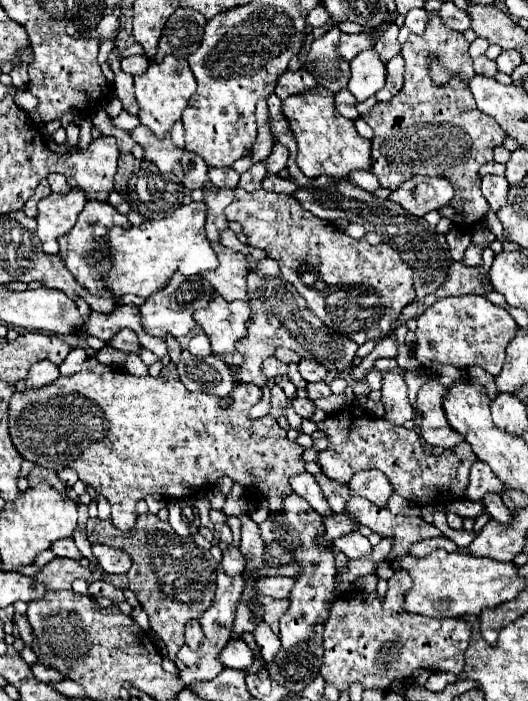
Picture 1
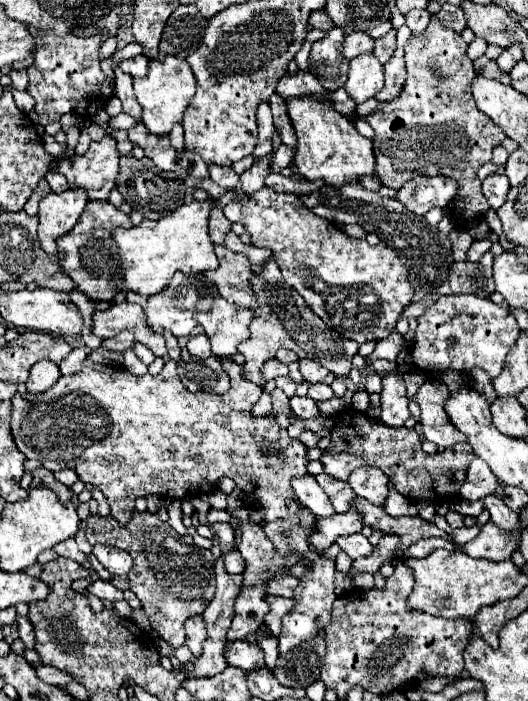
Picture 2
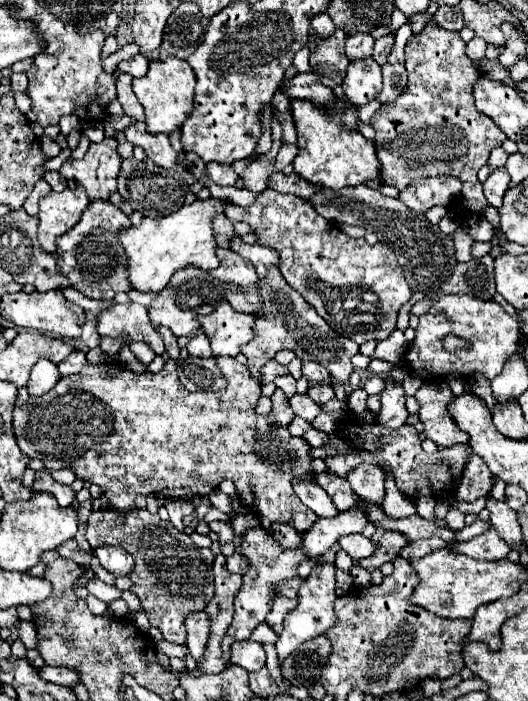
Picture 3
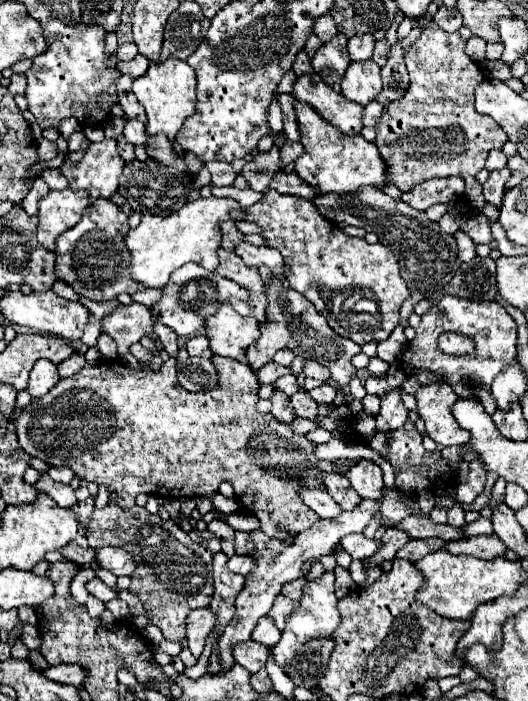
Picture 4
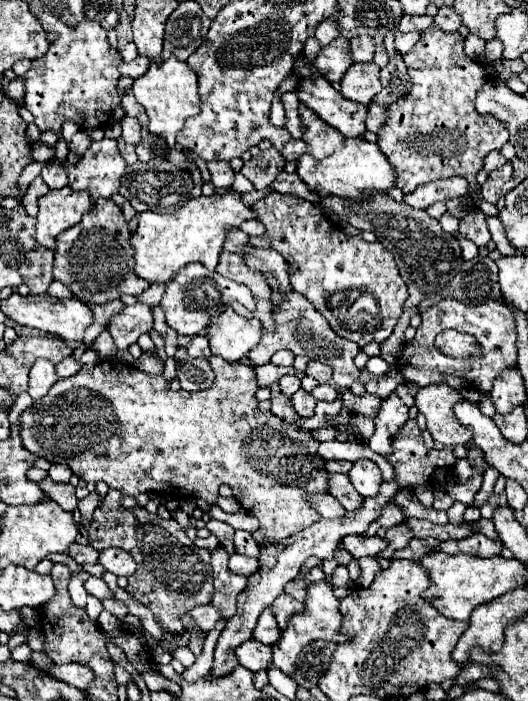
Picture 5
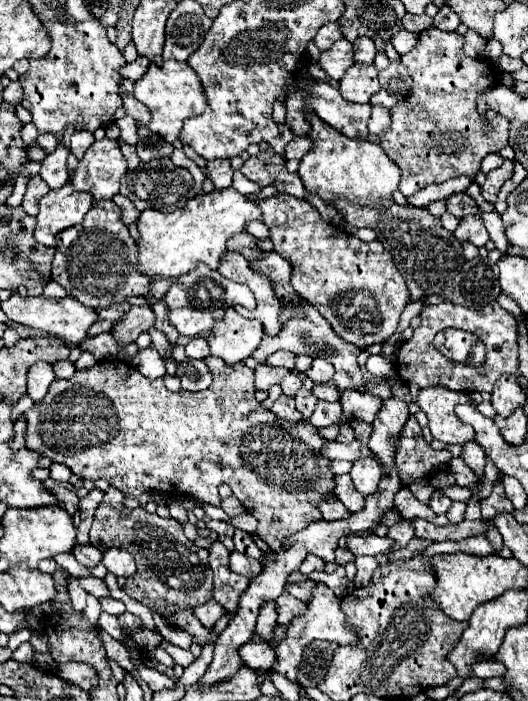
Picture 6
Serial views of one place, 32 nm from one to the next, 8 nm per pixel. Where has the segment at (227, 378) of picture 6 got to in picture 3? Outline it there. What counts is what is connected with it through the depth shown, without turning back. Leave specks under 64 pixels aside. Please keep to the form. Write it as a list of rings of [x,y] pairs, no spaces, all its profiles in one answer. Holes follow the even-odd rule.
[[[216,358],[216,362],[220,364],[220,370],[224,372],[226,380],[228,380],[228,388],[224,392],[188,392],[180,380],[178,380],[177,374],[177,362],[176,360],[166,360],[164,368],[158,372],[158,374],[152,374],[152,372],[146,372],[146,374],[134,374],[132,370],[128,370],[124,364],[120,362],[104,362],[104,364],[90,364],[86,362],[82,372],[80,374],[74,374],[74,376],[66,376],[66,378],[60,378],[58,384],[42,394],[42,396],[30,396],[28,402],[20,402],[16,398],[14,402],[14,418],[12,418],[12,426],[14,426],[14,436],[16,436],[16,442],[20,446],[20,450],[28,456],[28,458],[40,458],[44,462],[44,466],[48,470],[60,470],[60,468],[72,468],[76,472],[76,476],[84,482],[90,482],[90,484],[96,484],[102,488],[102,492],[106,494],[108,502],[110,502],[110,508],[118,510],[118,512],[128,512],[134,508],[134,498],[138,494],[162,494],[162,496],[170,496],[170,498],[192,498],[196,494],[210,494],[224,478],[230,478],[234,484],[236,484],[236,490],[240,494],[240,500],[246,508],[250,508],[252,512],[256,512],[260,516],[260,526],[262,528],[268,528],[270,524],[274,522],[290,522],[294,528],[298,530],[308,530],[312,528],[312,524],[316,522],[316,514],[306,508],[298,496],[294,494],[294,486],[292,482],[294,480],[306,480],[306,478],[314,478],[312,472],[308,472],[308,462],[312,462],[312,458],[308,456],[310,452],[310,446],[306,444],[306,440],[302,438],[292,438],[288,434],[288,428],[282,428],[282,426],[272,426],[268,422],[268,416],[258,416],[254,412],[254,406],[258,402],[258,382],[252,380],[252,376],[248,376],[248,368],[244,368],[244,364],[236,362],[234,358]]]

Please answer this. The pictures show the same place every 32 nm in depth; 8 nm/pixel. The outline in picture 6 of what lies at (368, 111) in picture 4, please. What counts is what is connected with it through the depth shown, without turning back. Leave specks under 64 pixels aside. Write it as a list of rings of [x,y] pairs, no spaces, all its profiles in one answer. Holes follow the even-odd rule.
[[[372,106],[372,112],[370,112],[370,122],[368,122],[368,130],[376,136],[382,136],[384,130],[388,130],[388,124],[390,124],[390,116],[388,116],[388,110],[382,108],[382,106]]]

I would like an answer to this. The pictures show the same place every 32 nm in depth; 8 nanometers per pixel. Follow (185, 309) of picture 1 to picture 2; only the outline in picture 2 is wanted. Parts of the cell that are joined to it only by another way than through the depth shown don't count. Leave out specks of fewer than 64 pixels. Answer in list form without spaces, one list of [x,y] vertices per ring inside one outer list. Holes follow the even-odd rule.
[[[176,272],[172,276],[170,284],[162,292],[148,298],[148,304],[144,306],[146,324],[156,334],[162,334],[164,330],[170,330],[176,338],[190,336],[190,332],[196,328],[194,312],[196,310],[208,310],[212,296],[216,296],[216,290],[212,288],[212,284],[208,284],[208,280],[204,280],[202,274],[186,276],[182,272]]]

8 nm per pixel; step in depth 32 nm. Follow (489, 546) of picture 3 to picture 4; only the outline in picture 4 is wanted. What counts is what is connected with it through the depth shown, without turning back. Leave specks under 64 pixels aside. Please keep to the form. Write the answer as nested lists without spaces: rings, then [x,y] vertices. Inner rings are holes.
[[[492,532],[488,536],[474,536],[468,540],[456,540],[456,542],[448,542],[444,546],[448,552],[452,554],[468,554],[474,558],[502,558],[506,554],[506,544]]]

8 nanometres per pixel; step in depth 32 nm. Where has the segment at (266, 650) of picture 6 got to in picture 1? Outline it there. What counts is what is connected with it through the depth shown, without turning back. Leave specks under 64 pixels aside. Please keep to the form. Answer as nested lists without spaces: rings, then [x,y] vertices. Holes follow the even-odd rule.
[[[232,638],[218,654],[218,660],[224,668],[244,670],[248,668],[248,664],[252,664],[252,652],[248,652],[248,646],[242,640]]]

